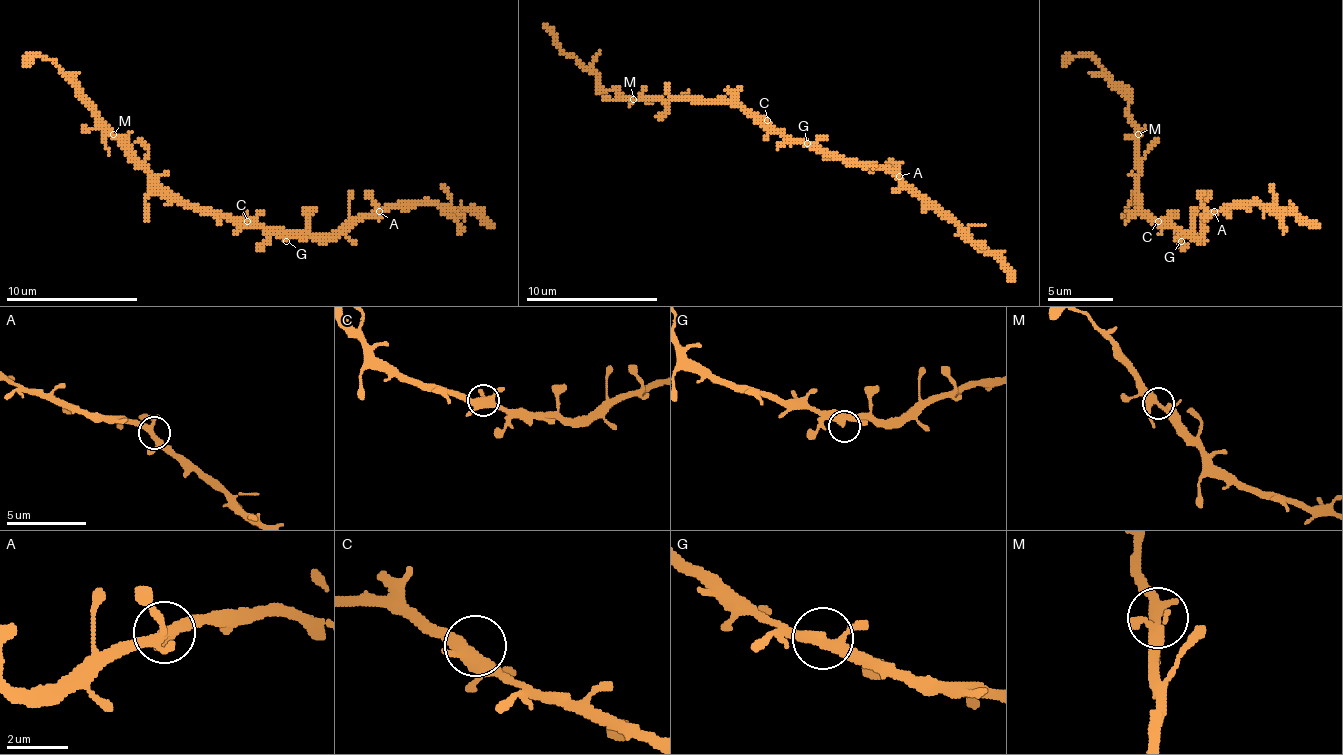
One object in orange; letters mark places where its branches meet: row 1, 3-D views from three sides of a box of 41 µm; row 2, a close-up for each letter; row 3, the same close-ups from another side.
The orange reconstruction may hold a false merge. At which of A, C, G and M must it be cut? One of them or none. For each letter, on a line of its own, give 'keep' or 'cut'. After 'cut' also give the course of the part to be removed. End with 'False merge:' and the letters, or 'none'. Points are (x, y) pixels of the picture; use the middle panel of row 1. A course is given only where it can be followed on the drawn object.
A: keep
C: keep
G: keep
M: keep
False merge: none

